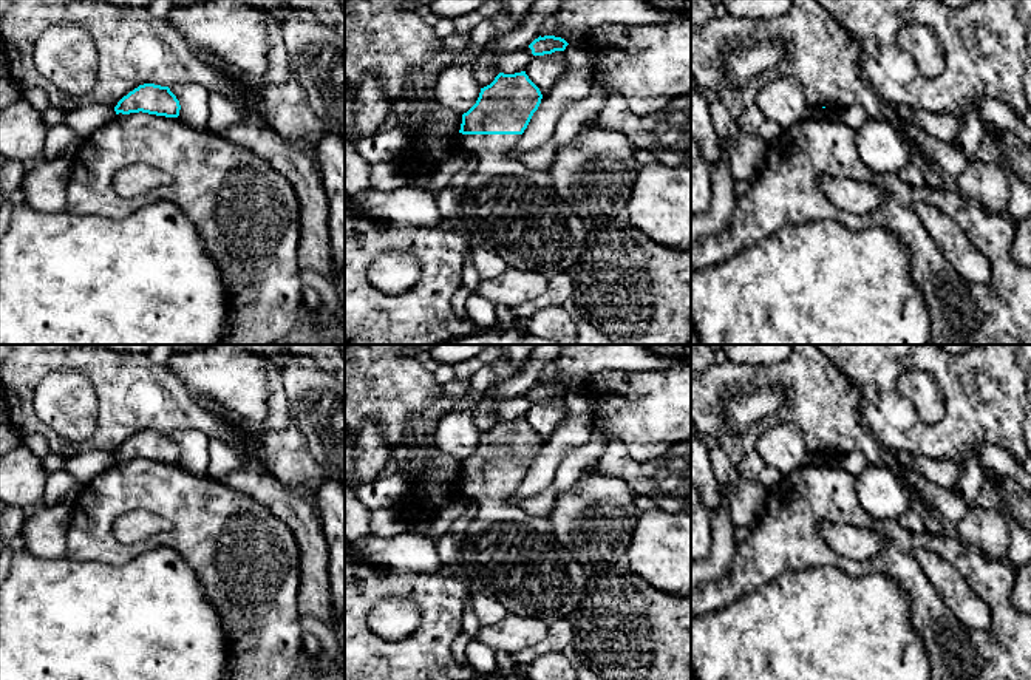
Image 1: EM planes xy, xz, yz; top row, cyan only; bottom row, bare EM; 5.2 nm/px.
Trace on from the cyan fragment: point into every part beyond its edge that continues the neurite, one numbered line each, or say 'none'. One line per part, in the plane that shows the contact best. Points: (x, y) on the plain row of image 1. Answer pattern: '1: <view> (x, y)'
1: xz (507, 555)

